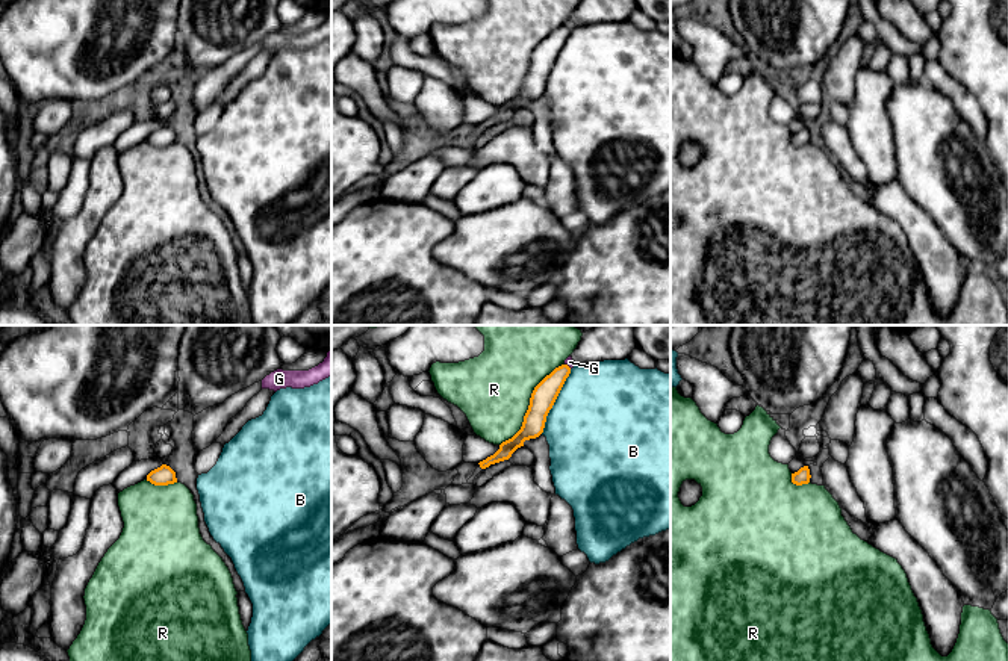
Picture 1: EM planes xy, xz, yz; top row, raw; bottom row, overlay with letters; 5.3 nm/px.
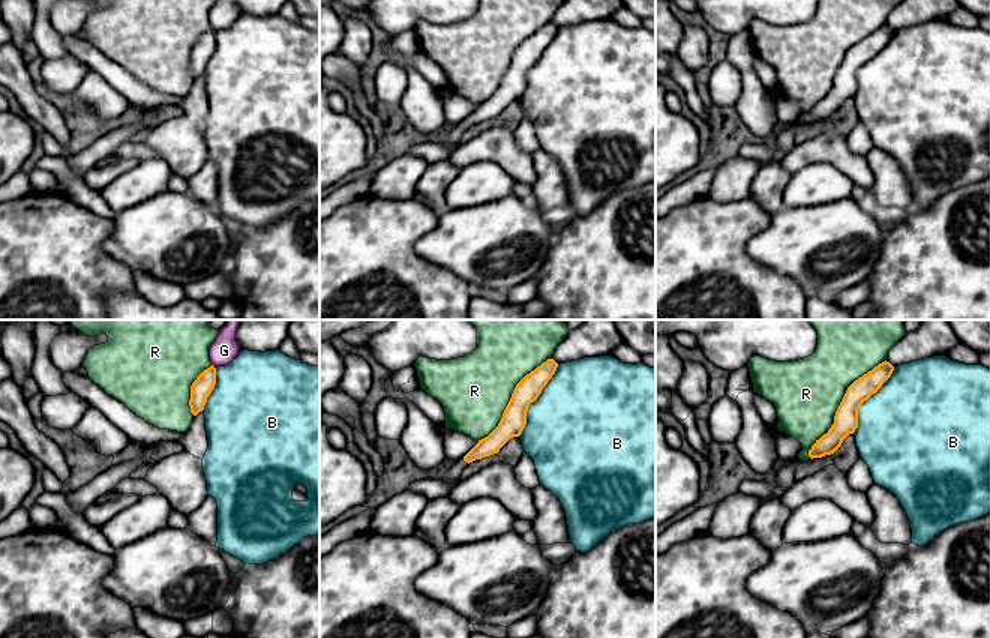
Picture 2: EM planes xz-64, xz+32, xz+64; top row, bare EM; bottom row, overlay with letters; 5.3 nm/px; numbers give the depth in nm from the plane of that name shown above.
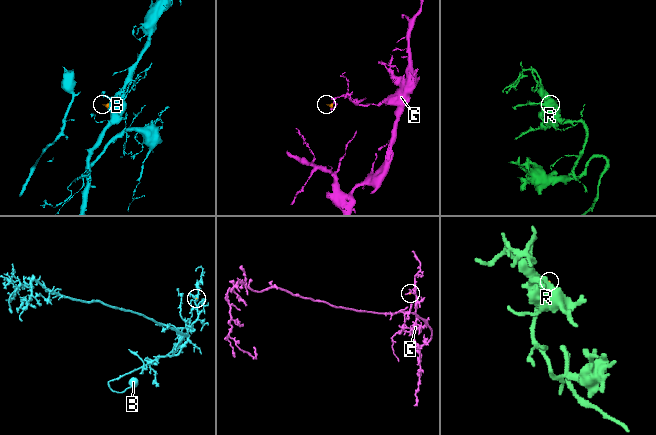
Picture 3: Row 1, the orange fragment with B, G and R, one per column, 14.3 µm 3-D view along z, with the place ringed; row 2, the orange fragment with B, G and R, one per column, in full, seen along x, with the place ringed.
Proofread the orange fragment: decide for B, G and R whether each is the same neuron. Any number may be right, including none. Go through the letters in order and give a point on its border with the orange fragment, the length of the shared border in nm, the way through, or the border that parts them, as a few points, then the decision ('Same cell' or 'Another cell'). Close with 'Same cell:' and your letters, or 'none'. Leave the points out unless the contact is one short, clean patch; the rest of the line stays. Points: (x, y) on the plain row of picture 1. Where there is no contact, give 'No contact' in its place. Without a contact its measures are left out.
B: Touches orange at xz (554, 62). Shared border 380 nm. Another cell
G: Touches orange at xz (566, 26). Shared border 50 nm. Boundary: xz (565, 24), (571, 29). Another cell
R: Touches orange at xz (530, 65). Shared border 550 nm. Another cell
Same cell: none

